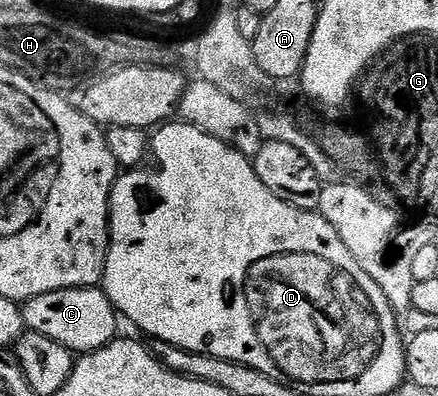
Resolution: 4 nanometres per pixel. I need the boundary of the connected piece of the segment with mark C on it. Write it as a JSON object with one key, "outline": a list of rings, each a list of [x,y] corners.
{"outline":[[[102,288],[57,290],[41,294],[22,306],[22,315],[26,321],[27,331],[48,336],[48,340],[64,344],[64,348],[78,356],[104,348],[120,334],[118,330],[120,315]]]}

